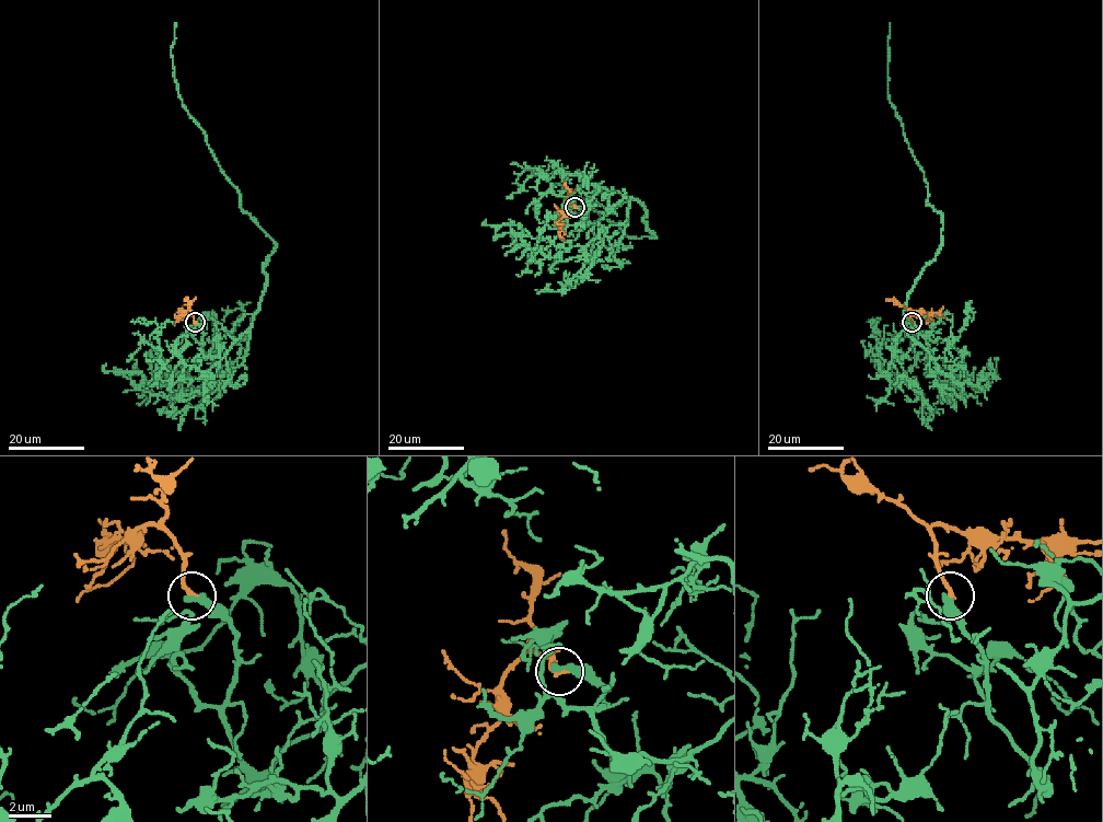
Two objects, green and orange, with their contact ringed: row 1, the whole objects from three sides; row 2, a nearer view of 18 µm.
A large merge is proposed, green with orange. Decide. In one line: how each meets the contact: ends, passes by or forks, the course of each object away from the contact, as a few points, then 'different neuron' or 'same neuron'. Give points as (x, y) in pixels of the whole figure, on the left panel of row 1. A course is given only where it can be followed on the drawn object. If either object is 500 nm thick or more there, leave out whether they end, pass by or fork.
green ends; orange ends; course green (194, 322), (207, 354), (256, 312), (276, 243), (241, 208), (240, 192), (184, 106), (171, 55), (176, 22); course orange (195, 322), (188, 310), (180, 312), (184, 316), (174, 323); same neuron

